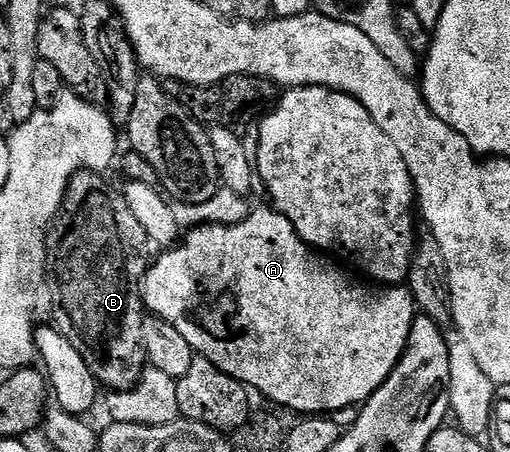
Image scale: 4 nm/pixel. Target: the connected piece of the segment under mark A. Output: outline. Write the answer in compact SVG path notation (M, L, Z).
M275 207L268 209L253 208L248 216L242 221L235 221L232 225L221 225L219 223L204 223L199 227L192 227L192 230L183 234L182 240L163 250L160 258L153 260L149 264L148 272L145 273L142 282L142 296L145 310L153 317L166 319L186 343L190 343L193 354L205 357L214 367L226 371L234 379L238 379L249 390L261 393L264 397L270 397L276 405L286 405L293 409L296 415L331 415L340 408L351 405L363 406L368 398L386 383L386 379L394 371L394 367L399 363L400 357L404 354L404 348L410 335L410 327L414 319L418 316L415 301L411 292L404 287L373 287L363 280L355 281L347 268L339 269L336 265L331 265L317 250L306 242L301 241L296 234L296 228L282 215Z

